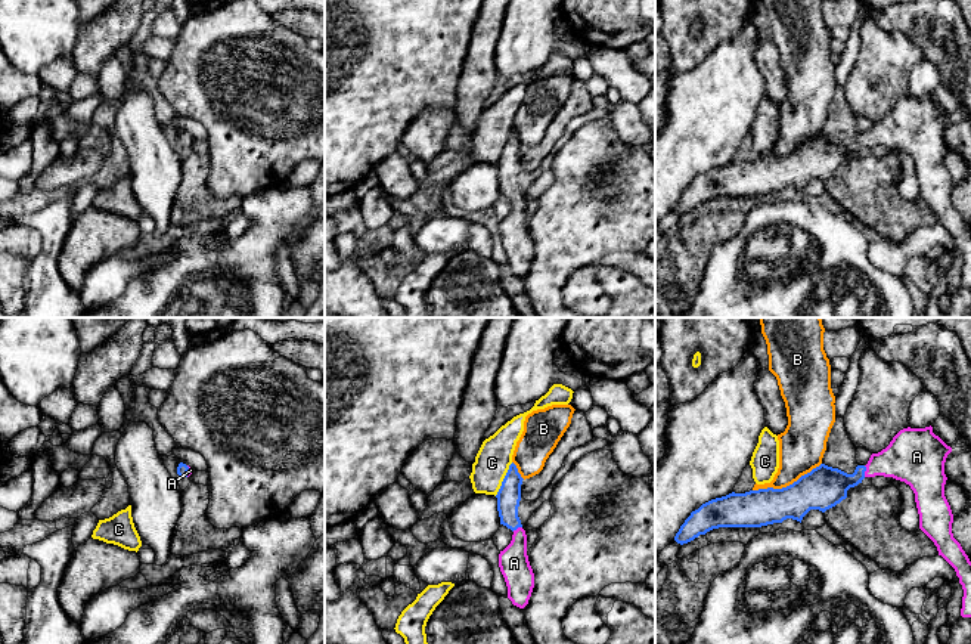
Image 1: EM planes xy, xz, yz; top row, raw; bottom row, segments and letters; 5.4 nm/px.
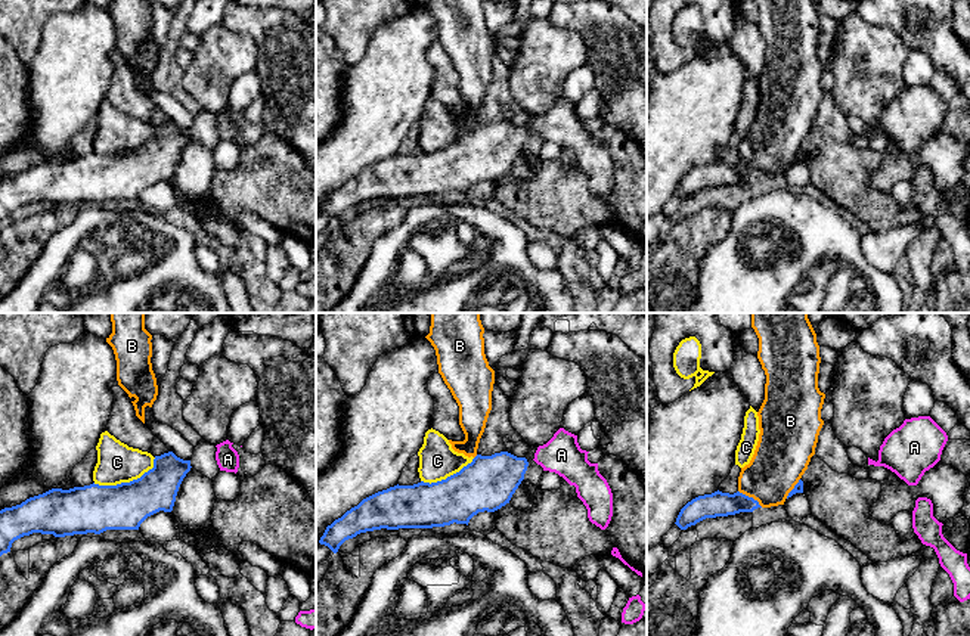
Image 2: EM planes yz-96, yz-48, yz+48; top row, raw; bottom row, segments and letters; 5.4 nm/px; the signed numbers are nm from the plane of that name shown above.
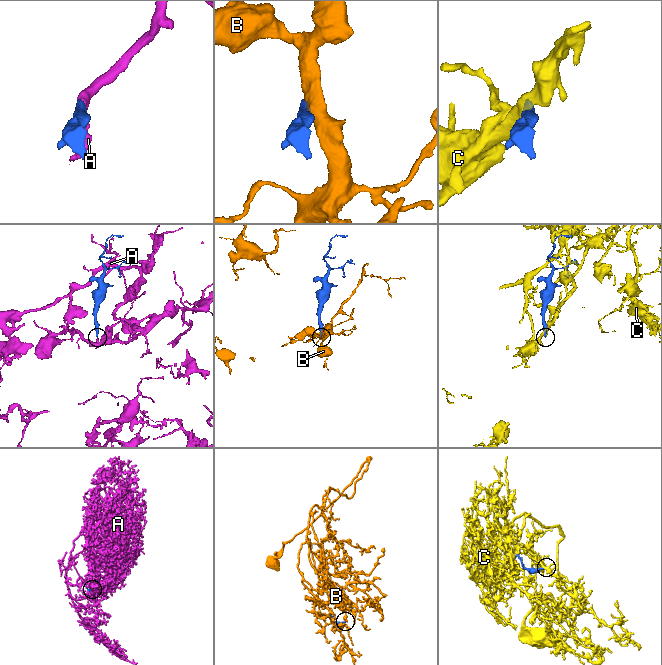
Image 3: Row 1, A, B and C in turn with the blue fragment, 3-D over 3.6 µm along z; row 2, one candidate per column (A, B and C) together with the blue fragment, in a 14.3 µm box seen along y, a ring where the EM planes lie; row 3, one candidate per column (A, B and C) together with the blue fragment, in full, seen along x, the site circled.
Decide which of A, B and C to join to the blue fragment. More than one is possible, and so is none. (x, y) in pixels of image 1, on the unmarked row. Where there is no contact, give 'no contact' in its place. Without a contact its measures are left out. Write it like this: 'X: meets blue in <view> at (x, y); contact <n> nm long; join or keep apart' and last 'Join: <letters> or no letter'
A: meets blue in yz at (865, 139); contact 60 nm long; join
B: meets blue in yz at (787, 155); contact 400 nm long; keep apart
C: meets blue in xz at (503, 148); contact 200 nm long; keep apart
Join: A

